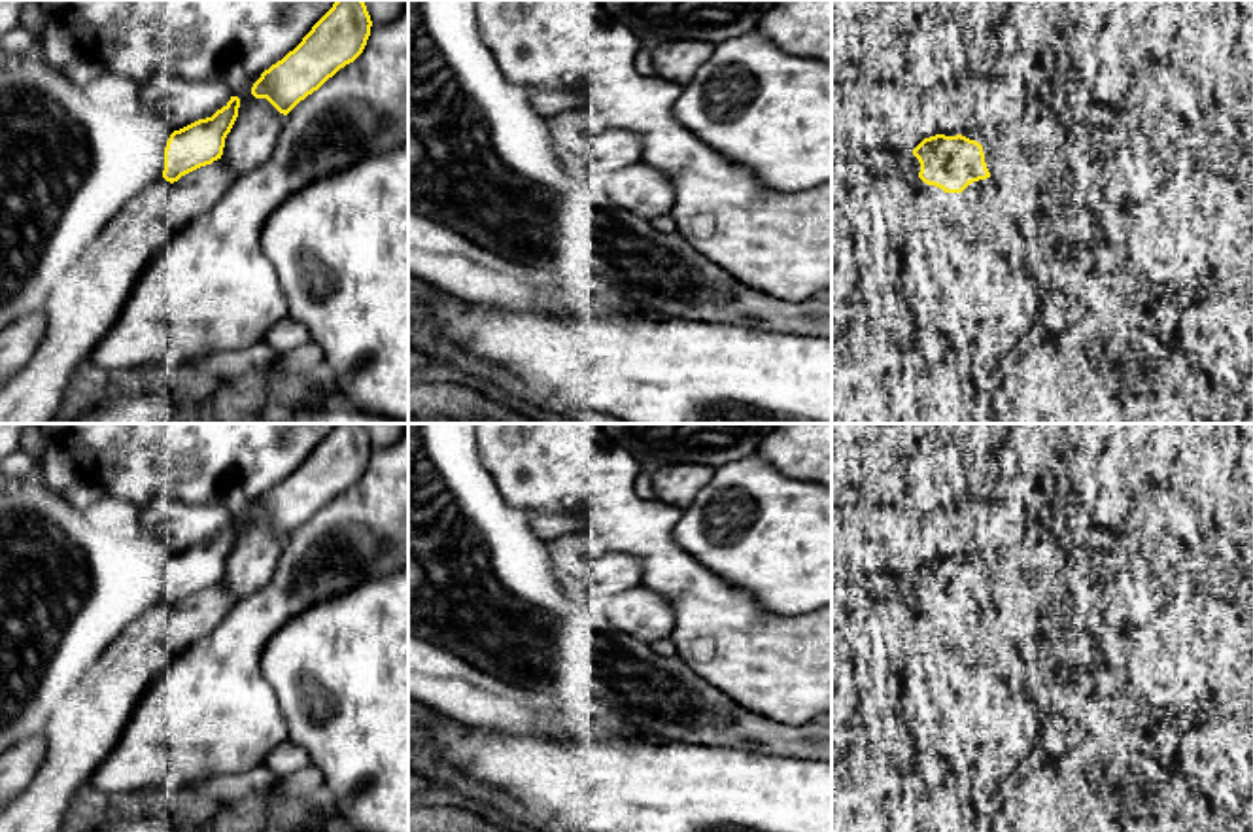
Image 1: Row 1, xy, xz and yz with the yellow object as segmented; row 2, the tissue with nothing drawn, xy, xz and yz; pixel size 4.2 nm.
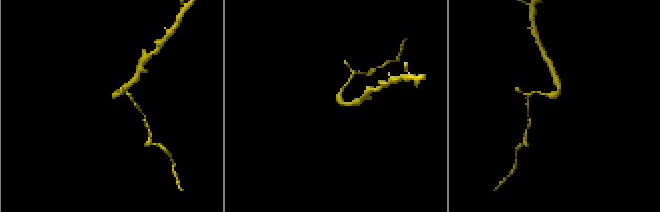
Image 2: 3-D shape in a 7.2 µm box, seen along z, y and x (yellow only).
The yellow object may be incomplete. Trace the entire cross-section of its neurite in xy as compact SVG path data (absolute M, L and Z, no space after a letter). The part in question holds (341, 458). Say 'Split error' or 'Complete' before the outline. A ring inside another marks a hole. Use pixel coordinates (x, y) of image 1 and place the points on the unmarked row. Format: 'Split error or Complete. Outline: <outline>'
Complete. Outline: M336 424L293 475L261 497L251 518L287 539L363 477L370 450L363 424Z

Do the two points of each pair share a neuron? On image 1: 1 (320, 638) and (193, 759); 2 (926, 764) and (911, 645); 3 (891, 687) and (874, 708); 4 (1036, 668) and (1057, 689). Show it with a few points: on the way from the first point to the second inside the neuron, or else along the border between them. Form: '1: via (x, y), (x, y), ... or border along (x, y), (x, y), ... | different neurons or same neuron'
1: border along (265, 641), (263, 677), (288, 727) | different neurons
2: border along (921, 751), (940, 757), (949, 768) | different neurons
3: via (889, 693), (879, 702) | same neuron
4: border along (1046, 674), (1049, 702) | different neurons

